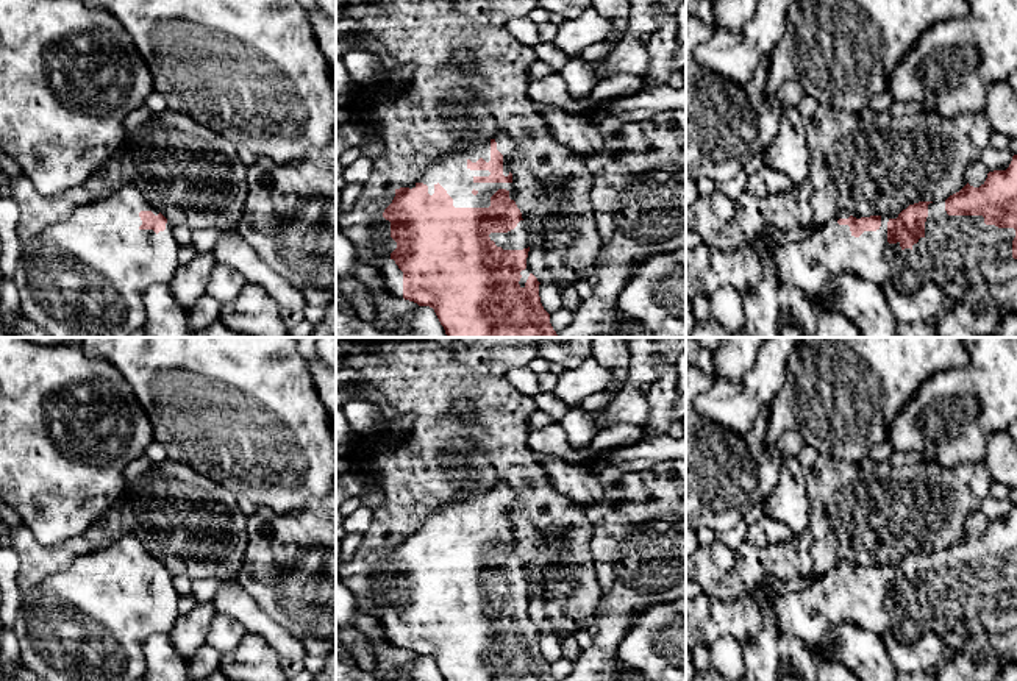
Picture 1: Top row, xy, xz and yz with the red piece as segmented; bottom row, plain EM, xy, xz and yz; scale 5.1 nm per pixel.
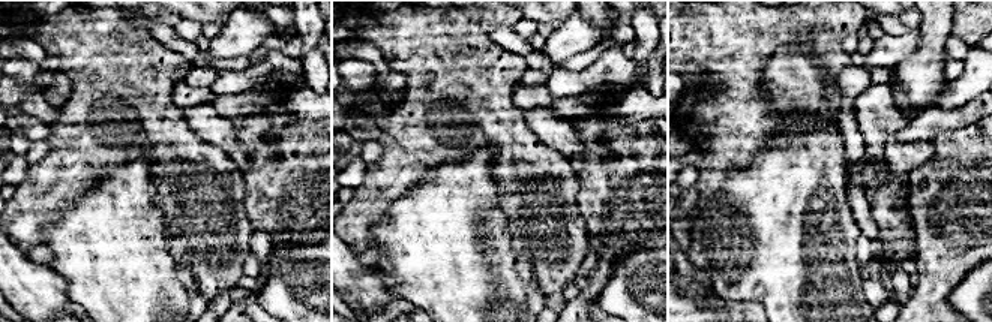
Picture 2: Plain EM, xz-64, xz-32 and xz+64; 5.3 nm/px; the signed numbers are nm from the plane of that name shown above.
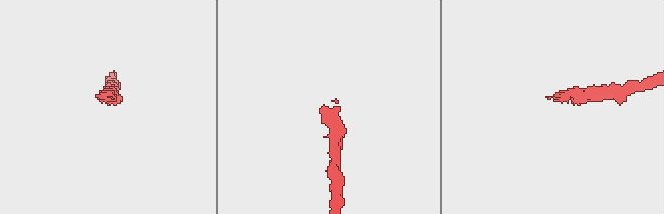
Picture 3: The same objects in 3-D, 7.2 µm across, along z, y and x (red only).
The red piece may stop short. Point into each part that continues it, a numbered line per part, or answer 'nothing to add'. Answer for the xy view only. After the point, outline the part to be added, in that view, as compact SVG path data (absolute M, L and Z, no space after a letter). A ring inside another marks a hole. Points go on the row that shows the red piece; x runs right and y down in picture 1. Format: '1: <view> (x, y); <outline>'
1: xy (83, 277); M125 184L102 200L80 205L69 219L47 226L36 239L23 245L14 275L20 295L20 314L48 337L127 337L144 326L144 292L156 283L169 283L178 266L180 245L173 226L167 222L158 234L141 230L141 211L159 211L133 184Z

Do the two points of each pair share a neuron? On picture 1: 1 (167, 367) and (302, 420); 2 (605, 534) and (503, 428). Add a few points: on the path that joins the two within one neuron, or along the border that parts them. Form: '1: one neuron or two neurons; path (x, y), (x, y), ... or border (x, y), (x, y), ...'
1: one neuron; path (200, 367), (255, 420), (269, 420)
2: two neurons; border (585, 509), (591, 525), (591, 552)

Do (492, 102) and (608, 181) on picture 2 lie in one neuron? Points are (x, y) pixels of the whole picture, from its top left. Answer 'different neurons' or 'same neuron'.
different neurons

